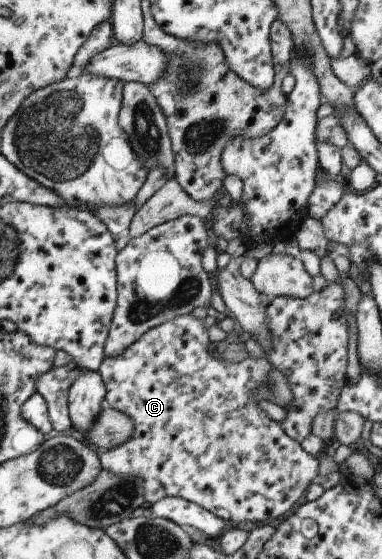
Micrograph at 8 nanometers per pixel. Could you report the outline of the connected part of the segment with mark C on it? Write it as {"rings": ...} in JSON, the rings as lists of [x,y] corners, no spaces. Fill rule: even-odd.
{"rings":[[[191,314],[181,315],[181,317],[173,317],[171,321],[157,325],[149,331],[145,331],[135,343],[131,343],[123,353],[115,355],[115,357],[103,358],[97,373],[102,379],[105,387],[104,405],[113,407],[121,413],[125,413],[131,421],[133,421],[133,433],[129,437],[129,441],[125,441],[119,447],[113,447],[106,451],[98,452],[98,459],[100,461],[100,469],[105,469],[113,475],[139,475],[143,479],[143,499],[146,505],[149,506],[159,499],[167,496],[177,496],[181,499],[186,499],[193,502],[199,507],[209,511],[211,515],[215,515],[223,521],[229,521],[229,524],[237,525],[242,521],[249,521],[249,523],[263,523],[269,519],[277,519],[285,513],[291,511],[291,507],[297,505],[299,497],[305,493],[309,485],[317,480],[317,467],[319,467],[316,456],[309,455],[300,446],[300,442],[289,439],[279,422],[269,419],[267,413],[263,409],[259,409],[259,401],[269,399],[269,389],[267,389],[267,373],[274,369],[272,363],[269,363],[264,357],[253,359],[247,357],[239,363],[229,363],[223,361],[220,357],[211,356],[207,353],[207,345],[209,345],[209,337],[207,336],[207,329],[203,327],[202,319],[195,319]]]}

